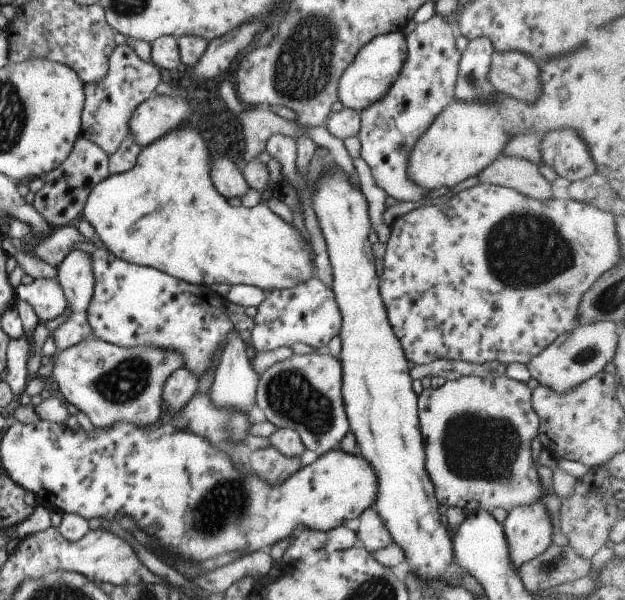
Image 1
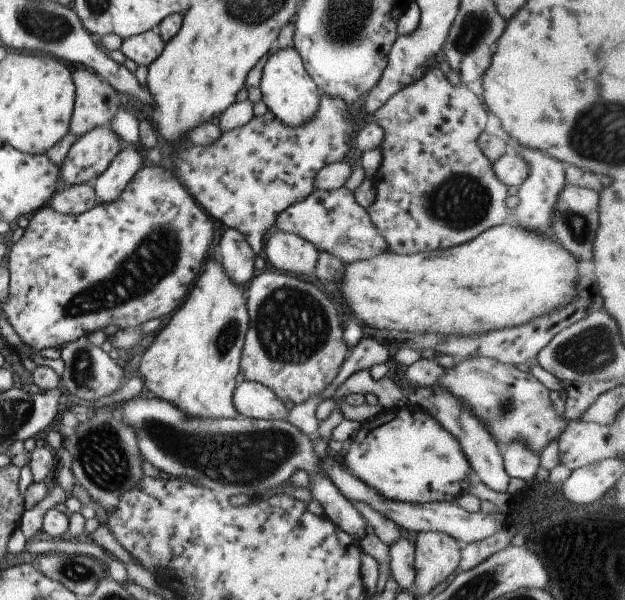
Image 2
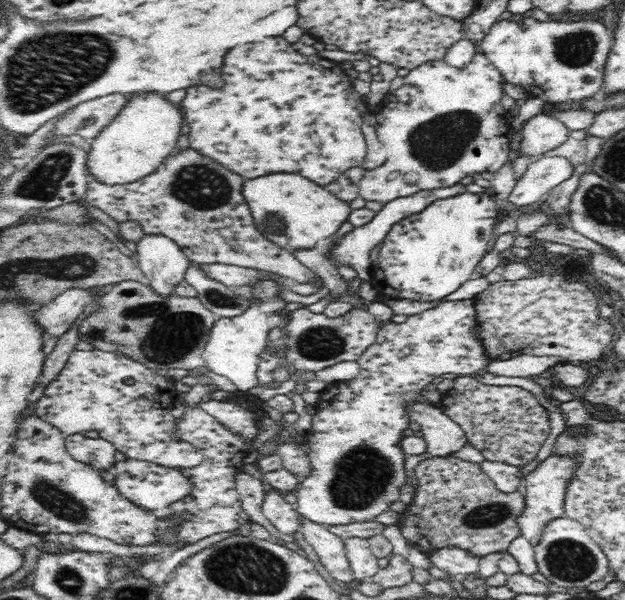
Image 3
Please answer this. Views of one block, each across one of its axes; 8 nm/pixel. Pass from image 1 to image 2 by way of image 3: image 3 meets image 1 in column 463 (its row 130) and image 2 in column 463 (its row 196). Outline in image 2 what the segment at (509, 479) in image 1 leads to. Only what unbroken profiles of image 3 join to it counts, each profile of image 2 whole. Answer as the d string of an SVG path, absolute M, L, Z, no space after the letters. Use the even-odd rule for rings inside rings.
M474 357L458 362L455 367L446 369L438 385L442 385L452 391L469 409L485 424L485 427L493 434L497 443L504 448L509 442L520 439L533 453L540 453L552 440L564 432L567 419L560 418L552 408L549 391L532 373L519 371L512 365L504 365L496 359L486 357Z

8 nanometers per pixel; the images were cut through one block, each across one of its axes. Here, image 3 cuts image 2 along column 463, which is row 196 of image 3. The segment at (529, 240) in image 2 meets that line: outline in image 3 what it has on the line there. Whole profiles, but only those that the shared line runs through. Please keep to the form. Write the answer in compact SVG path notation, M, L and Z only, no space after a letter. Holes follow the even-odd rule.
M279 172L247 179L242 186L242 194L256 228L266 239L291 253L296 249L314 248L318 240L332 236L352 211L347 202L296 173Z

